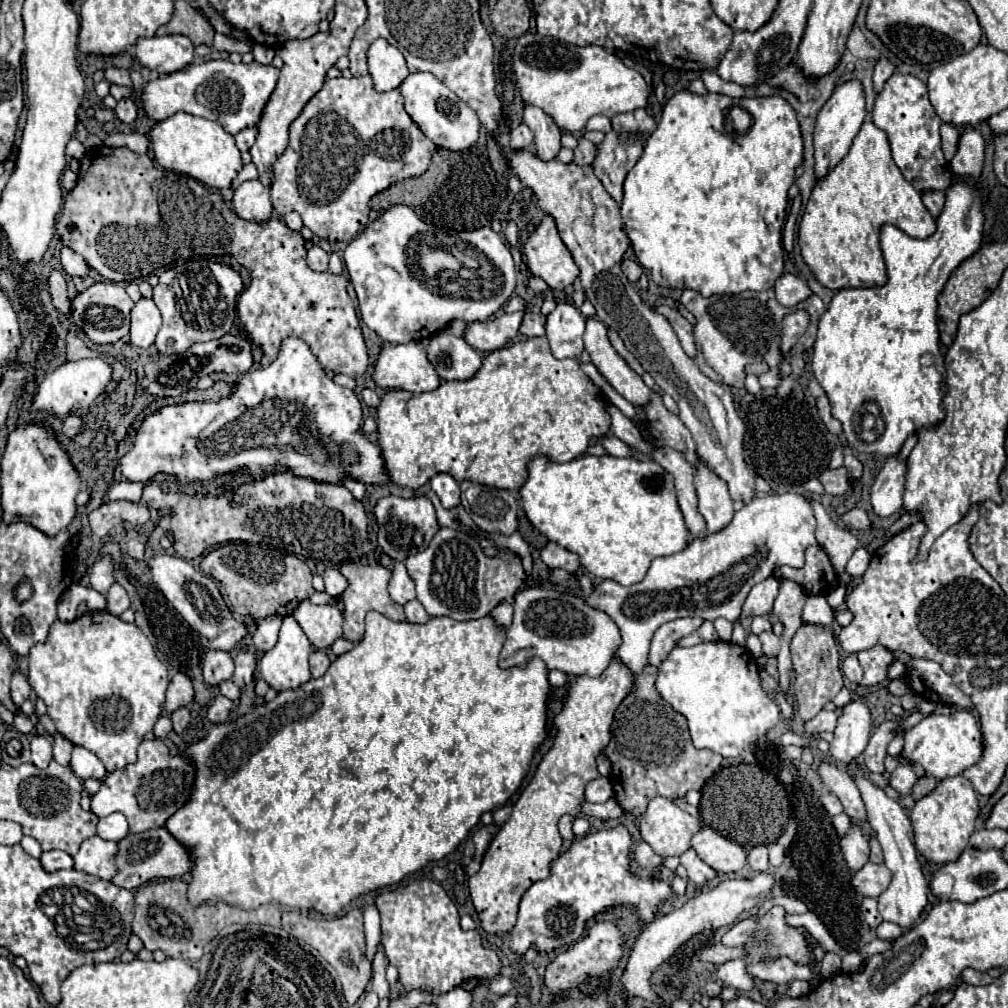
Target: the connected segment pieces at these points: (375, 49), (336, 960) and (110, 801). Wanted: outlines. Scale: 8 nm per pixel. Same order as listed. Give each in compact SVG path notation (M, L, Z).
M377 39L371 43L367 63L369 63L369 75L373 77L377 91L393 91L409 75L403 53L385 39Z
M351 909L343 917L335 919L311 919L309 915L303 915L299 911L283 911L281 915L281 925L283 929L293 935L299 941L309 943L315 947L329 965L335 967L341 985L343 985L343 995L349 1005L353 1005L361 993L365 991L369 979L371 979L371 961L363 955L365 951L365 935L363 935L363 913L361 909Z
M145 739L139 745L137 763L113 771L103 779L101 789L91 797L91 811L97 817L107 817L115 811L123 813L129 821L131 833L143 833L149 829L165 827L165 821L189 801L193 781L195 767L187 757L185 749L177 755L171 755L161 739Z

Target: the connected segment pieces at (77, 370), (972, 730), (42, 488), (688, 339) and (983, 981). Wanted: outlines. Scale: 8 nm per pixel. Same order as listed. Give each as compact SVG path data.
M103 357L63 363L59 369L47 375L47 379L39 385L39 391L33 401L33 411L39 413L39 417L45 417L45 415L65 415L87 409L107 389L111 375L113 375L113 367Z
M961 709L951 715L929 715L913 729L905 731L903 755L915 763L921 763L925 769L925 775L935 777L939 781L945 777L961 775L967 767L979 763L983 755L981 725L975 713L967 709Z
M21 423L9 433L1 459L1 505L7 523L25 519L53 537L73 521L77 511L75 495L79 493L79 487L81 477L67 451L57 441L53 429L45 427L45 423Z
M659 305L659 307L655 307L655 311L659 313L659 315L663 315L669 323L671 323L671 327L673 327L673 331L677 333L677 337L679 337L679 343L681 343L681 347L683 347L683 351L693 359L695 355L697 355L697 349L695 349L695 341L693 341L693 325L675 309L675 307L667 307L667 305Z
M965 969L963 971L963 977L961 977L965 983L969 985L987 985L993 981L993 977L989 973L979 973L975 969Z

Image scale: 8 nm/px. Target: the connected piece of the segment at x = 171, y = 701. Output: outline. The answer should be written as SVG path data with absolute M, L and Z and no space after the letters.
M175 673L167 687L165 711L173 713L177 707L189 707L193 701L193 685L185 673Z

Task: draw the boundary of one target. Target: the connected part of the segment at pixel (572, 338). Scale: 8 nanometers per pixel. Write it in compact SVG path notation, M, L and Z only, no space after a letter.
M557 303L557 307L547 315L547 339L551 343L551 351L555 357L579 357L583 353L583 335L585 331L585 317L581 311L571 303Z

